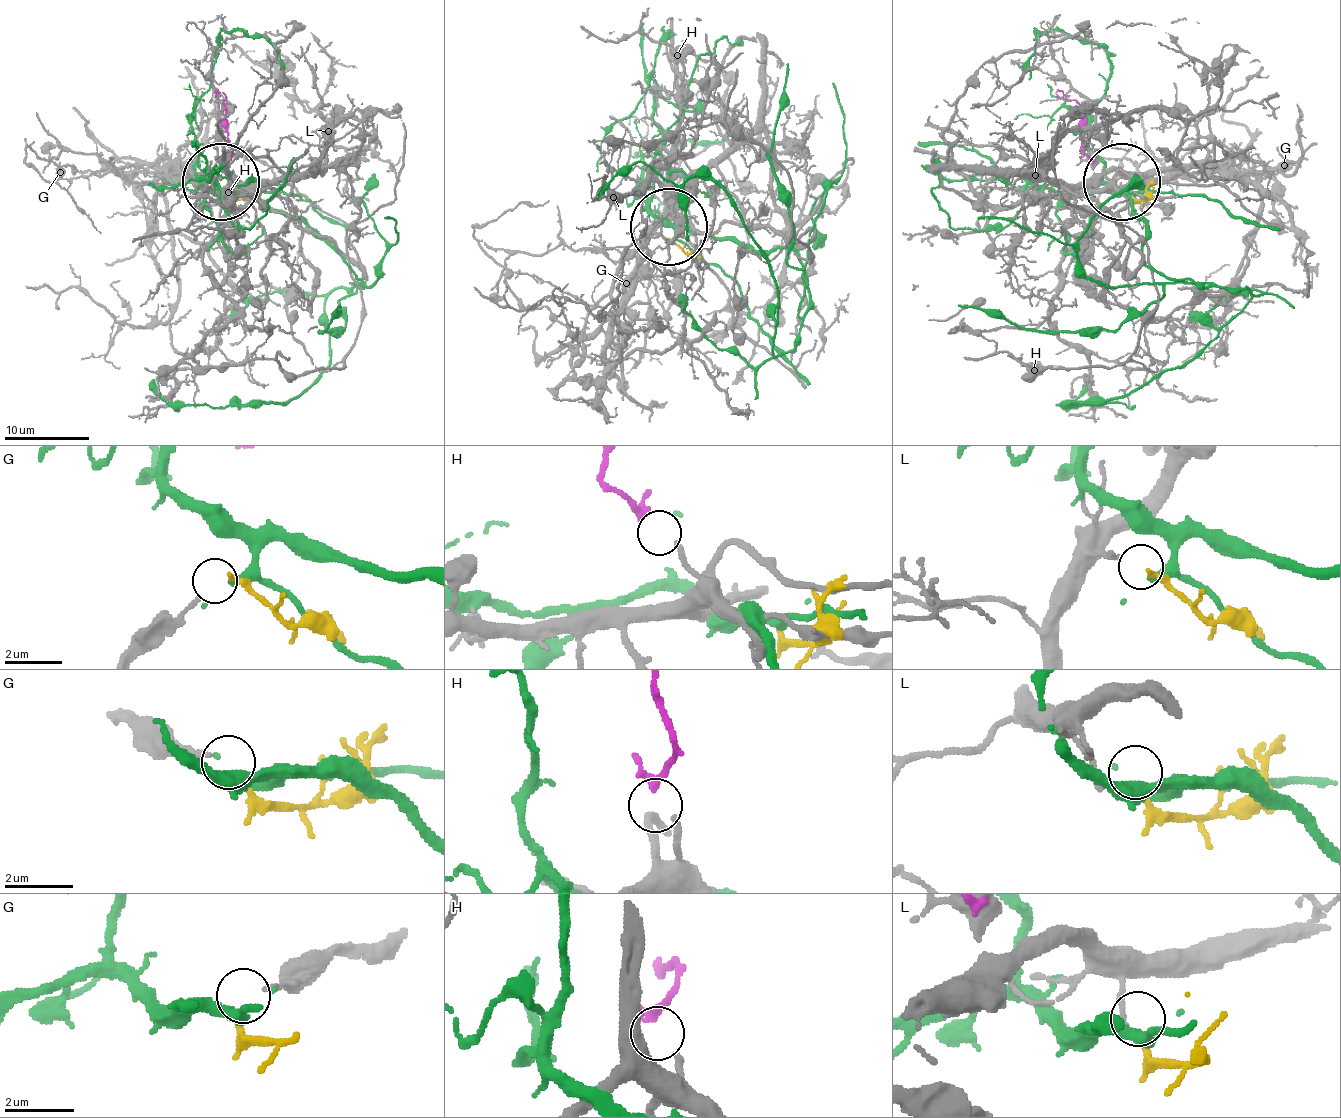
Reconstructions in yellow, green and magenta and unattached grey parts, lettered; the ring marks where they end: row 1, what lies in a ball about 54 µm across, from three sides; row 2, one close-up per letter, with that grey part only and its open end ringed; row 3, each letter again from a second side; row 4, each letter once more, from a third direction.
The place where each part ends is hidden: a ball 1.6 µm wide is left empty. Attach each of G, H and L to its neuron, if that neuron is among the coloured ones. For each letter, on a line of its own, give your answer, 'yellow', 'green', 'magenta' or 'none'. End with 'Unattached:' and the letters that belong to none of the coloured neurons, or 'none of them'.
G: green
H: magenta
L: yellow
Unattached: none of them

